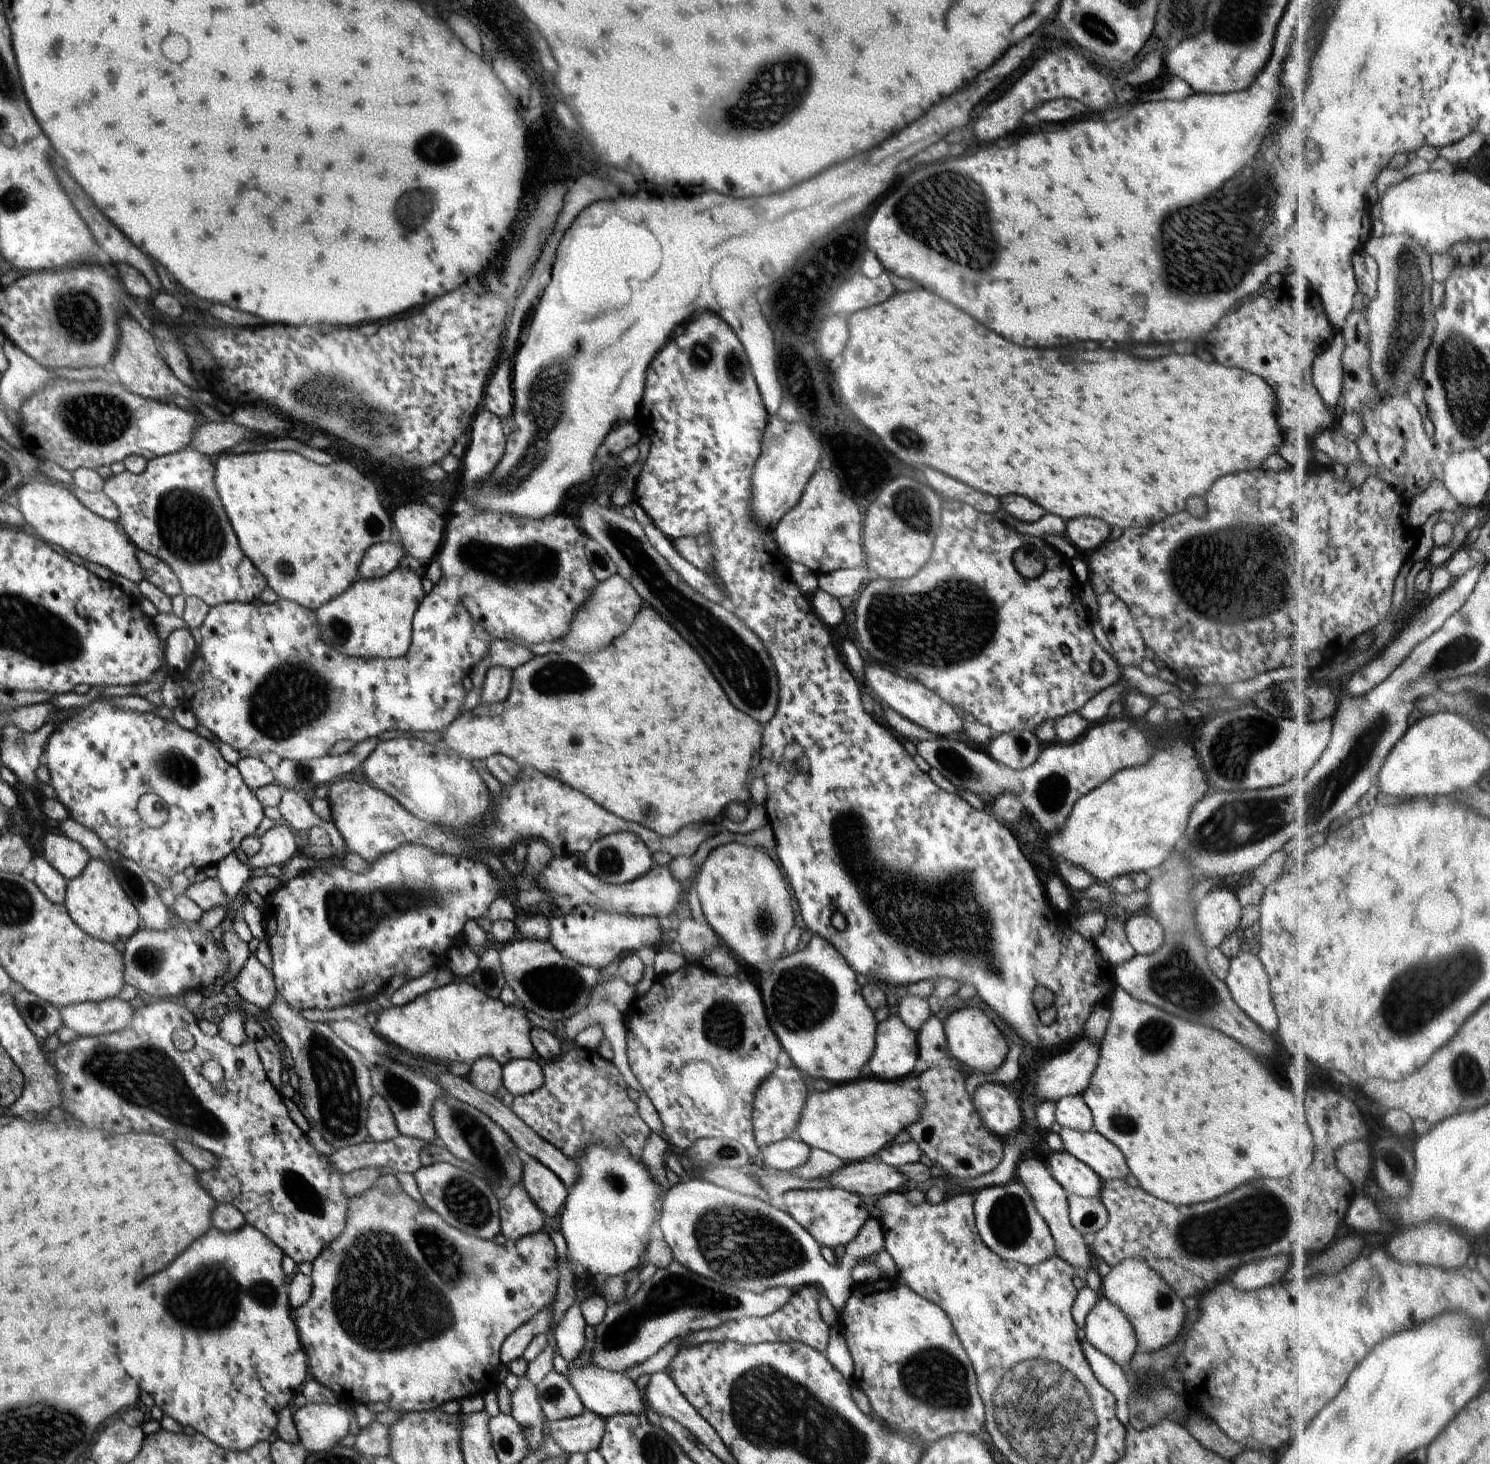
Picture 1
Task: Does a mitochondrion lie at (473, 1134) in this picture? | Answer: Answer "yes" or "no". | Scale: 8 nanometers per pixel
yes

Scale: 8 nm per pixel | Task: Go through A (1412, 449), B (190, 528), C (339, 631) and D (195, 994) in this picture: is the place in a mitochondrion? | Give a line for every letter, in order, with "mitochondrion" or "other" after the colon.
A: other
B: mitochondrion
C: mitochondrion
D: other

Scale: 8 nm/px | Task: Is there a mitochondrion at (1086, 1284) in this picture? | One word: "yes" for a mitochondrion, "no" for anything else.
no

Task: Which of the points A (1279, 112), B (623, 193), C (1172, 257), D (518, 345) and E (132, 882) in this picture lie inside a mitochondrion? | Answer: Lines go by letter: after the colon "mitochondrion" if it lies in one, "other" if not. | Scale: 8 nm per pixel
A: other
B: other
C: mitochondrion
D: other
E: mitochondrion

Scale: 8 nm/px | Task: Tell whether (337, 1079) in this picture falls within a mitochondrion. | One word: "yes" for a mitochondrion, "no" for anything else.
yes

